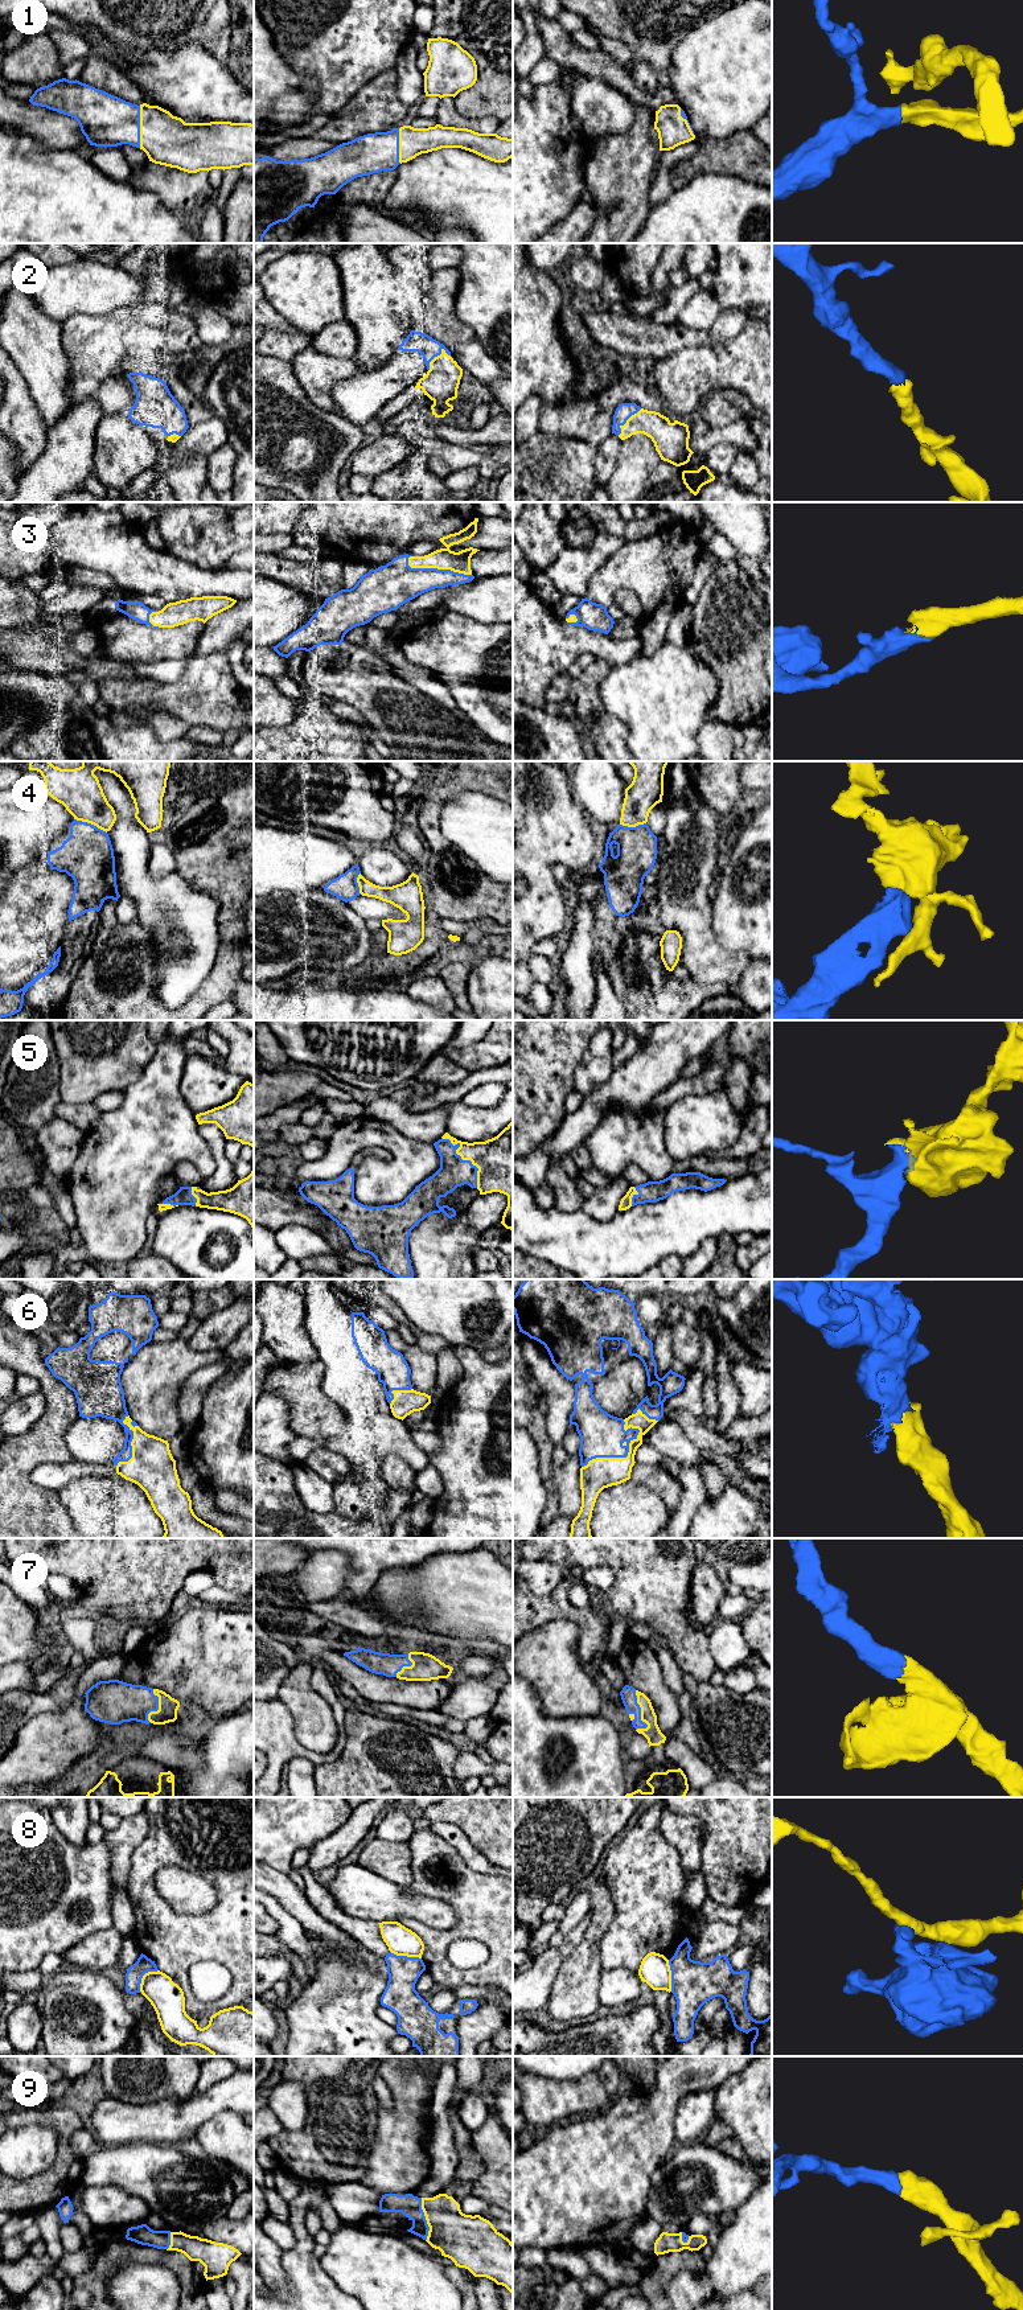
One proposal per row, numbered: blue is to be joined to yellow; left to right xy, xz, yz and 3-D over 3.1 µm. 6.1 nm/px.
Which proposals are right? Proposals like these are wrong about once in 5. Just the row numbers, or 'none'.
1, 2, 3, 5, 6, 7, 9

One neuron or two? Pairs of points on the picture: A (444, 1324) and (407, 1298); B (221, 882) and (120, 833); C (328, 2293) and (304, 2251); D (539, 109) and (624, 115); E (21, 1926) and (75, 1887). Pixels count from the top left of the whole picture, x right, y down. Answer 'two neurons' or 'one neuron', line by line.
A: one neuron
B: two neurons
C: one neuron
D: two neurons
E: one neuron

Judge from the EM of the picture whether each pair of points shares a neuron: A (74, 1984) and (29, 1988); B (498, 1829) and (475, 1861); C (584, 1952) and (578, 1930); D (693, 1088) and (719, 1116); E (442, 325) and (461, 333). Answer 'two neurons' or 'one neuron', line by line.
A: two neurons
B: two neurons
C: two neurons
D: two neurons
E: one neuron

